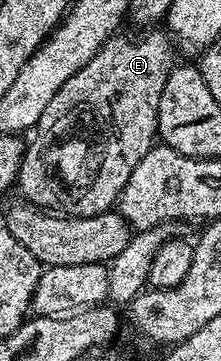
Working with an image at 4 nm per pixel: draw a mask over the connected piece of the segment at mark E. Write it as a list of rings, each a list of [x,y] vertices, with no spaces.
[[[156,27],[139,35],[141,37],[115,35],[109,38],[81,70],[62,84],[47,104],[20,164],[19,196],[29,205],[65,217],[78,217],[106,213],[119,202],[126,179],[130,179],[130,171],[142,163],[153,147],[158,133],[156,104],[162,99],[162,87],[166,87],[166,79],[178,61],[172,50],[173,38],[163,28]]]

